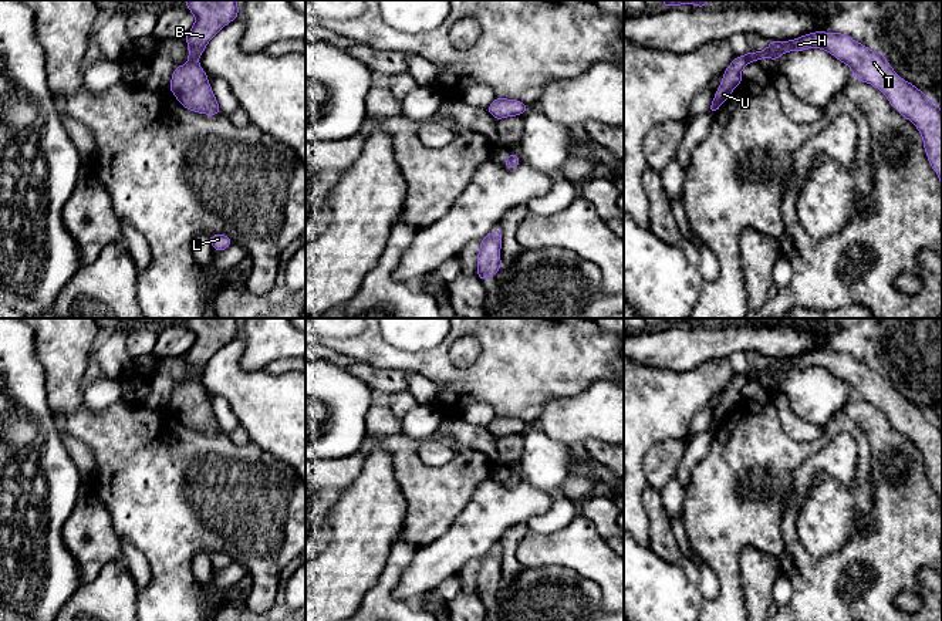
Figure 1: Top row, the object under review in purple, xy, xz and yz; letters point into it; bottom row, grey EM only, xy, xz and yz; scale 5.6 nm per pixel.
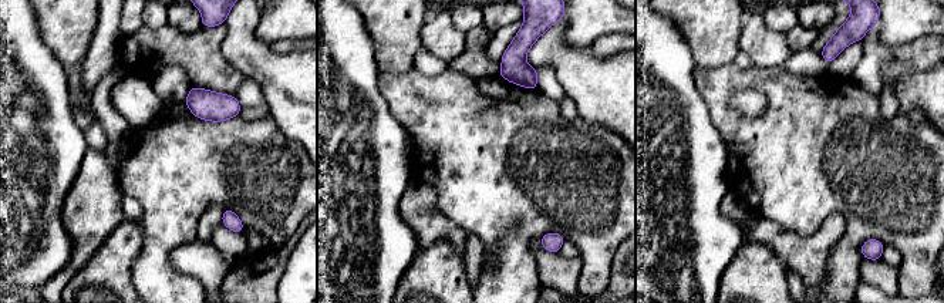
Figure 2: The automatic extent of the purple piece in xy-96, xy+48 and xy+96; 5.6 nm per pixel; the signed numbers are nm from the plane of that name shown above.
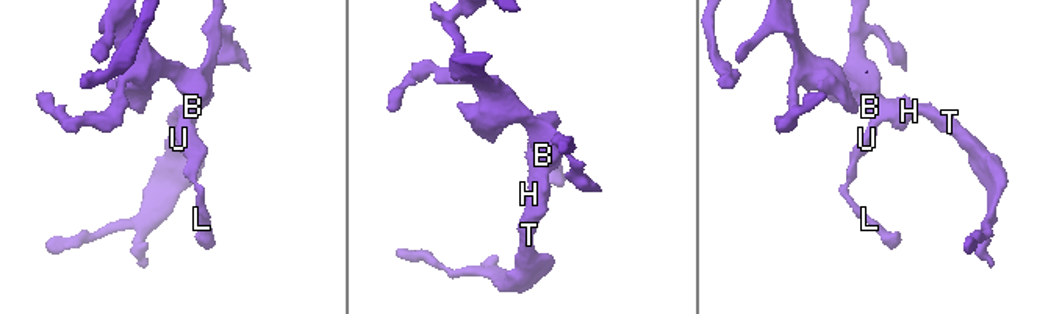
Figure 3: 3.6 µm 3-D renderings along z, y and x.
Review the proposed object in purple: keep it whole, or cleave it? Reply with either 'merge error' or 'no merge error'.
no merge error

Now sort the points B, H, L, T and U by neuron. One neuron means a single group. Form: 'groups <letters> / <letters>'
groups B H L T U

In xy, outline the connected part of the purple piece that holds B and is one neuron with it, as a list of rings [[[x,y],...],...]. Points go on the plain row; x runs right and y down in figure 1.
[[[188,318],[185,325],[196,337],[185,355],[189,367],[188,382],[175,385],[168,406],[186,428],[217,433],[222,428],[207,399],[209,394],[196,379],[207,361],[239,335],[237,318]]]

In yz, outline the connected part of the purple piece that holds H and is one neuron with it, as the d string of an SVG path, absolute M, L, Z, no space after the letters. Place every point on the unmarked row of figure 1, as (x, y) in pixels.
M814 350L790 360L770 358L769 367L757 371L747 369L733 377L723 391L723 398L708 429L715 433L732 409L743 401L740 389L749 381L760 379L763 375L777 379L781 372L807 367L828 369L852 388L854 398L868 401L885 412L889 422L921 450L928 479L938 492L942 506L942 429L939 423L928 418L915 404L898 395L882 371L871 369L843 351Z

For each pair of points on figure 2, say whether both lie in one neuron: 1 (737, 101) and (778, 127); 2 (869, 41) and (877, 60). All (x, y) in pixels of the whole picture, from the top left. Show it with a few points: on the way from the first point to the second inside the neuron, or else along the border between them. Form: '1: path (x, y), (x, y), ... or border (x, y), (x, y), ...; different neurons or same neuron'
1: border (728, 101), (747, 117), (758, 117), (768, 104); different neurons
2: path (873, 46), (875, 56); same neuron

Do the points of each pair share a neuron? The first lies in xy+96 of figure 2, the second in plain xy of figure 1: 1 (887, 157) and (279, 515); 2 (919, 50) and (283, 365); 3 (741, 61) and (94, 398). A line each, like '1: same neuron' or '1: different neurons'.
1: same neuron
2: same neuron
3: same neuron

